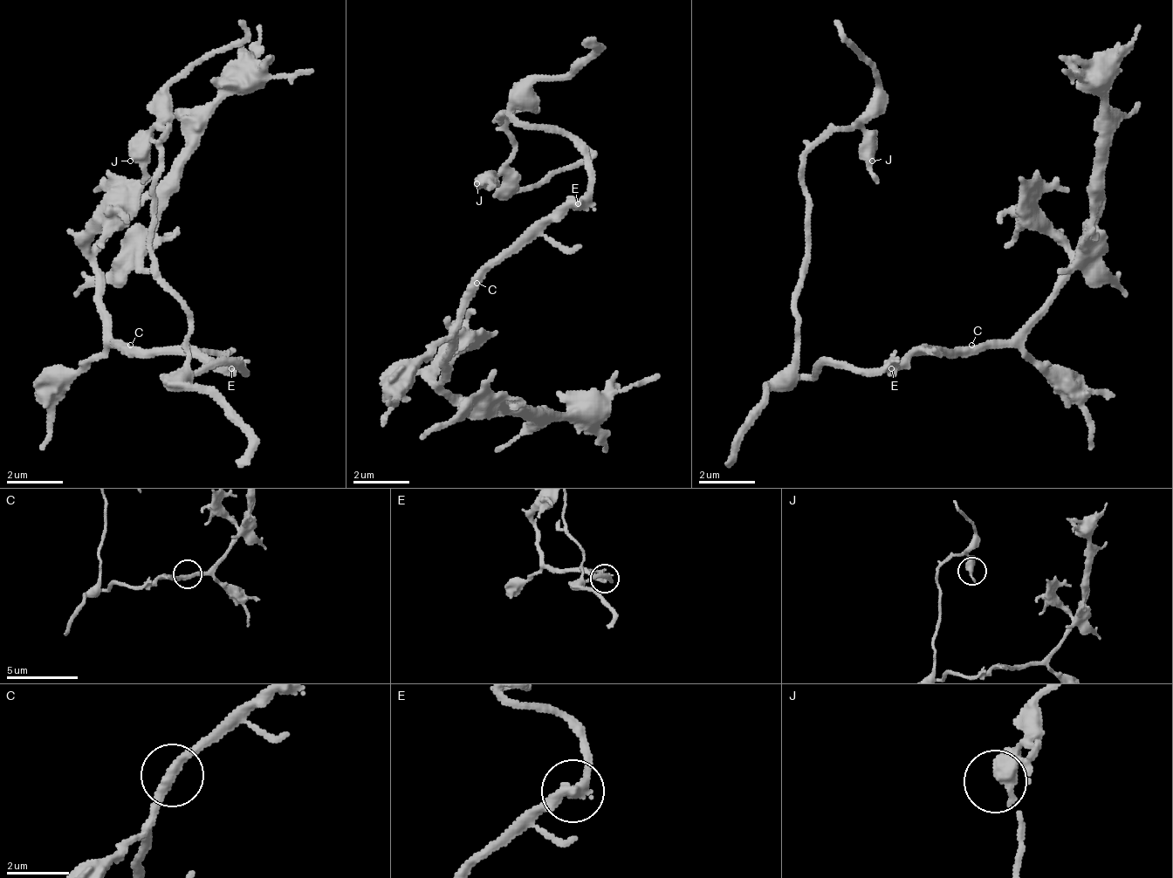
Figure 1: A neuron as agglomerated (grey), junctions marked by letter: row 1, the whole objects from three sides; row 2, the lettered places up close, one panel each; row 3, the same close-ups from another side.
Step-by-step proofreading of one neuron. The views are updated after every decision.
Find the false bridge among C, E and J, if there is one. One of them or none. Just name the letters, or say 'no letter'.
E

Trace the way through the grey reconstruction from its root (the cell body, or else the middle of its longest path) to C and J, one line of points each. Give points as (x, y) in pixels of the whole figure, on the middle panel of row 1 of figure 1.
C: (568, 205), (561, 212), (547, 212), (476, 283)
J: (568, 205), (590, 162), (533, 126), (526, 106), (497, 120), (511, 162), (476, 183)

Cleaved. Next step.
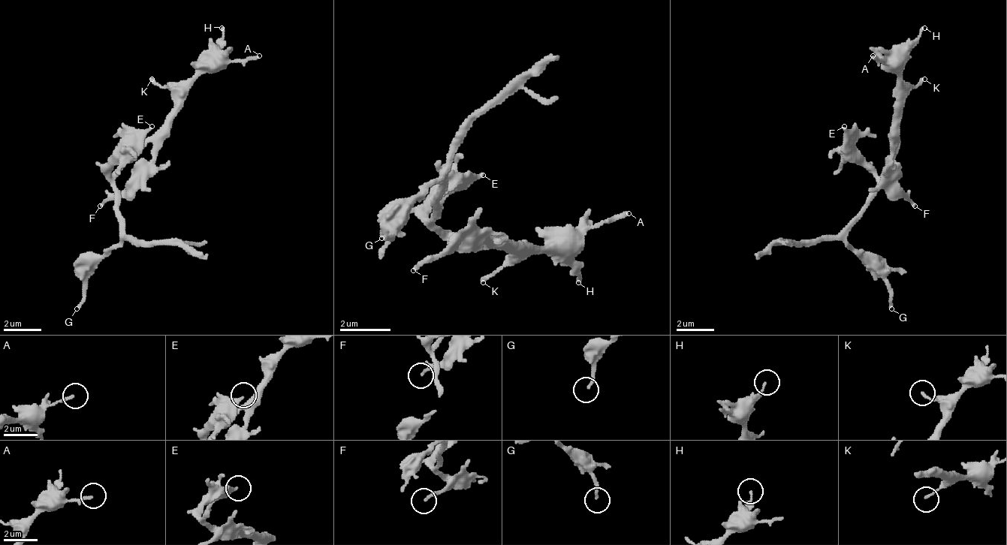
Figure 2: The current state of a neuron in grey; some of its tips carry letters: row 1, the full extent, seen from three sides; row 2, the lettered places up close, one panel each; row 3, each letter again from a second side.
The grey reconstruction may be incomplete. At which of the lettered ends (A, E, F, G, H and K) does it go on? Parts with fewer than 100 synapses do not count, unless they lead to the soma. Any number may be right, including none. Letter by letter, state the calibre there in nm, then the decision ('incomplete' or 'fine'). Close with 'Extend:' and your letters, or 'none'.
A: 170 nm | fine
E: 320 nm | fine
F: 200 nm | fine
G: 140 nm | fine
H: 180 nm | fine
K: 130 nm | fine
Extend: none

